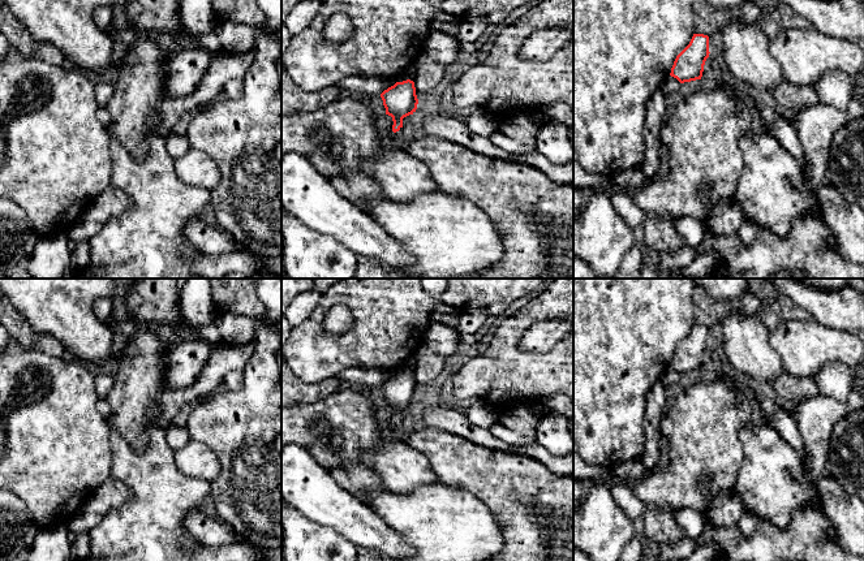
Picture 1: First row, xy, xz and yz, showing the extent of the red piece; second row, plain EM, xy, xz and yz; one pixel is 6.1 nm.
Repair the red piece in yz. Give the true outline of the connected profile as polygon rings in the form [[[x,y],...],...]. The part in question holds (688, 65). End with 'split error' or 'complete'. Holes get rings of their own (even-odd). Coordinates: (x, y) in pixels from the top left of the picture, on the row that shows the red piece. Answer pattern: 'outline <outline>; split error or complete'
outline [[[693,34],[689,44],[676,56],[670,75],[680,83],[701,79],[709,53],[709,36]]]; complete

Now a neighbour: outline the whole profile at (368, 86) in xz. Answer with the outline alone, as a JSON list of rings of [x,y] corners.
[[[414,65],[408,66],[399,77],[384,79],[375,77],[347,77],[339,81],[335,86],[338,86],[341,91],[352,91],[360,92],[364,98],[370,95],[381,95],[384,90],[394,86],[396,82],[403,82],[410,79],[414,82],[416,79],[416,68]]]

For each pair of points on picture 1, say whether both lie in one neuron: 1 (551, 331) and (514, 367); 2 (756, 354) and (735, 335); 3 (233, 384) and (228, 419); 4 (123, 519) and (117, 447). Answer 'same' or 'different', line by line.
1: different
2: same
3: different
4: same

